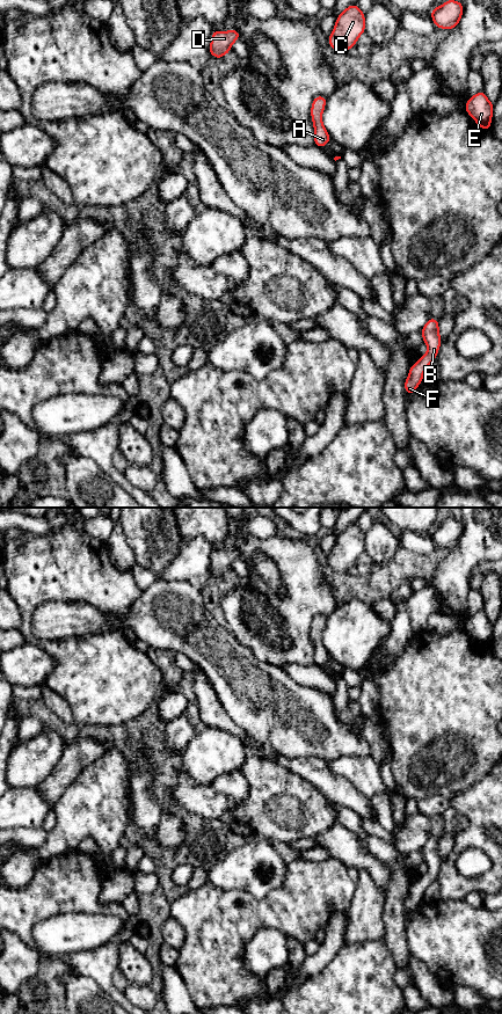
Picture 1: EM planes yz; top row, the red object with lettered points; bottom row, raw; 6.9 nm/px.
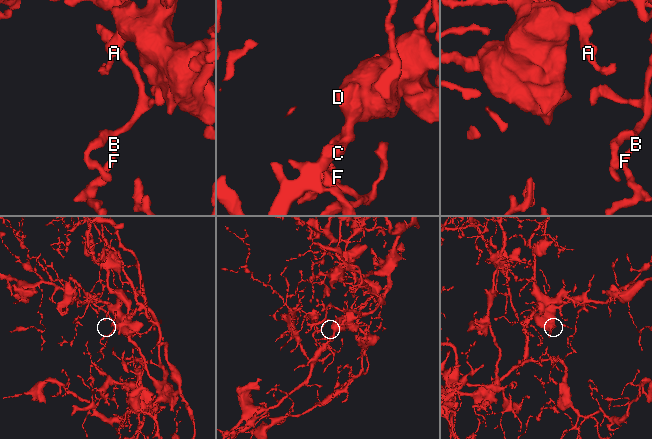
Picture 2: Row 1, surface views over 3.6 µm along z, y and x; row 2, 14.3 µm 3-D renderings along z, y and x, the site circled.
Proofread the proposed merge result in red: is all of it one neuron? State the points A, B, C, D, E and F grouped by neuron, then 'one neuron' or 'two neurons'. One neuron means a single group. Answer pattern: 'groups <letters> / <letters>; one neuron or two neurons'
groups A B C D E F; one neuron

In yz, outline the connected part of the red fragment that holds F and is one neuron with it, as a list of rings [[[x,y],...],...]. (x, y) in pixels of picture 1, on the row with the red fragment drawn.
[[[429,318],[424,327],[420,330],[423,342],[428,345],[425,355],[421,356],[419,360],[410,365],[409,374],[405,380],[405,393],[410,395],[415,392],[421,382],[423,382],[423,374],[427,367],[436,360],[441,346],[438,319]]]

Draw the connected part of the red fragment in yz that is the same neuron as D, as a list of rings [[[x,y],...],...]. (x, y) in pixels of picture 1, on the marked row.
[[[237,29],[230,31],[214,30],[211,35],[211,43],[209,54],[220,59],[226,53],[232,52],[232,44],[240,38],[240,34]]]

